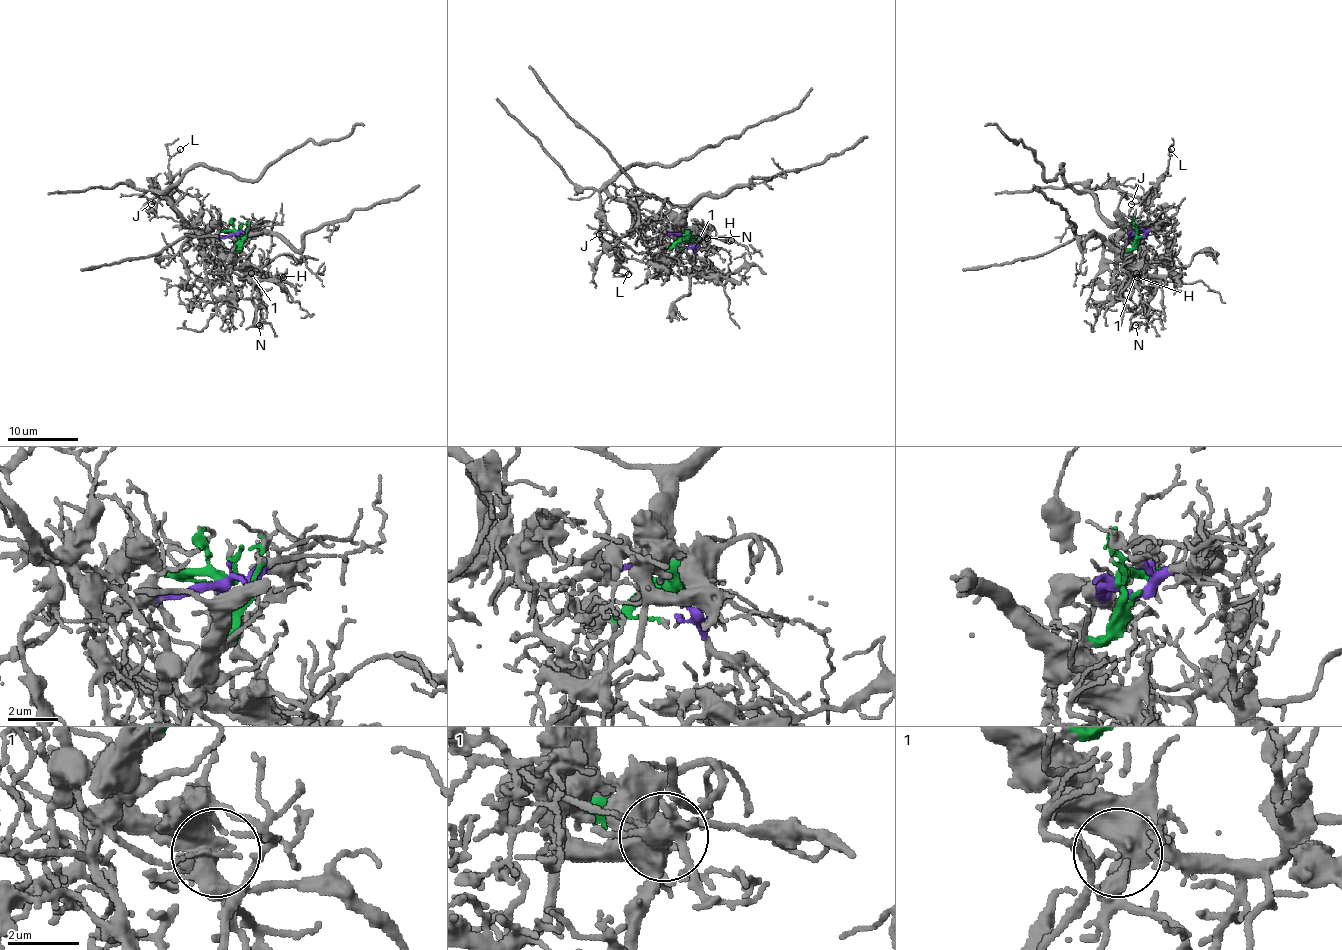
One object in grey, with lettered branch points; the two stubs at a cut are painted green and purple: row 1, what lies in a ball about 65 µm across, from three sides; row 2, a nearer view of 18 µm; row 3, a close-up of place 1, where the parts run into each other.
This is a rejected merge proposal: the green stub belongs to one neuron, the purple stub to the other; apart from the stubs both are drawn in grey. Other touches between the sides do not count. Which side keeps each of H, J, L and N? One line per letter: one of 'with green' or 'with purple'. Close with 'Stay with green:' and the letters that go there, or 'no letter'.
H: with green
J: with purple
L: with purple
N: with green
Stay with green: H, N

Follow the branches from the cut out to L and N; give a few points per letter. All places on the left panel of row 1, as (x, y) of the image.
L: (237, 235), (207, 237), (195, 230), (160, 189), (153, 186), (167, 196), (170, 187), (169, 159), (179, 149)
N: (237, 235), (237, 256), (251, 272), (262, 303), (262, 321), (258, 324)

